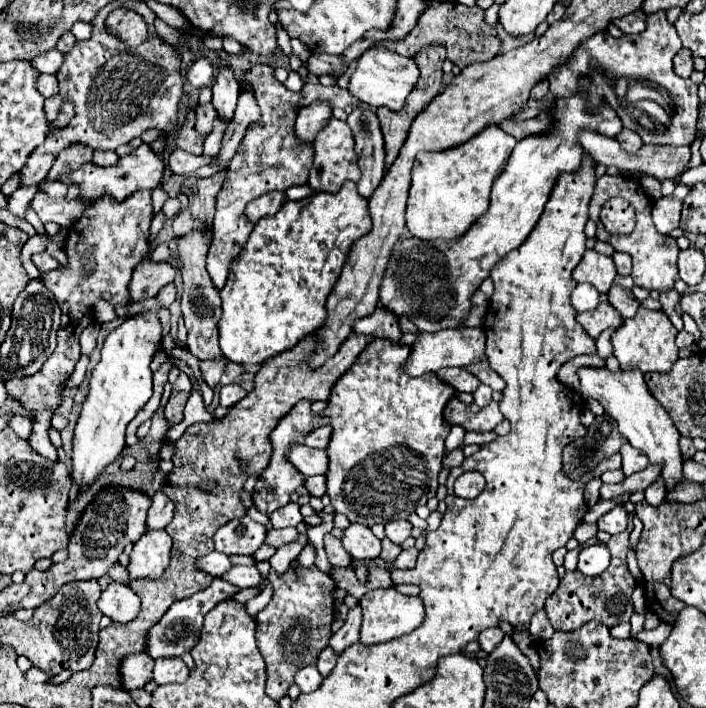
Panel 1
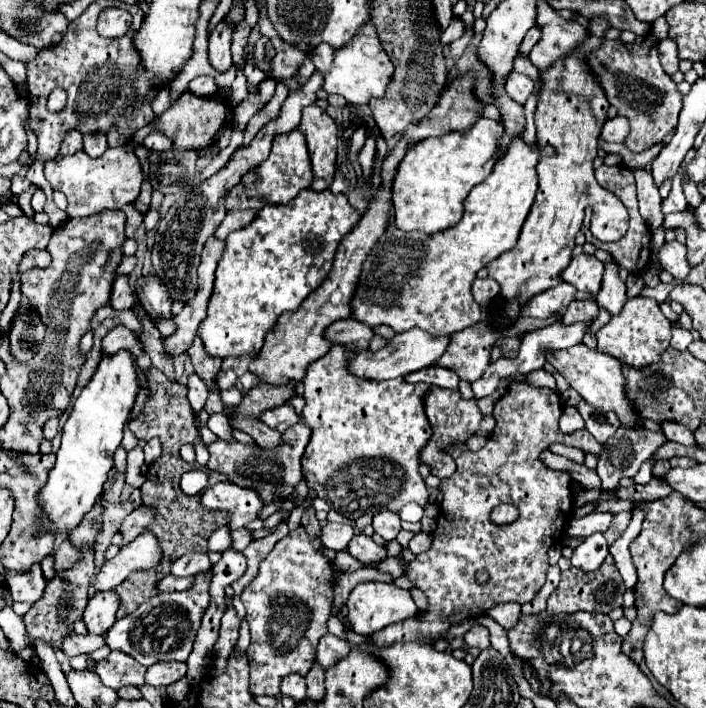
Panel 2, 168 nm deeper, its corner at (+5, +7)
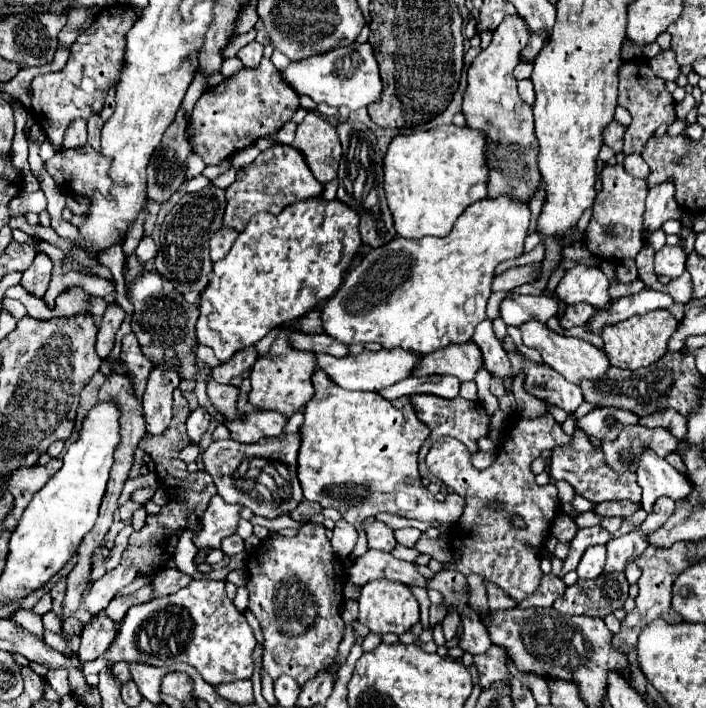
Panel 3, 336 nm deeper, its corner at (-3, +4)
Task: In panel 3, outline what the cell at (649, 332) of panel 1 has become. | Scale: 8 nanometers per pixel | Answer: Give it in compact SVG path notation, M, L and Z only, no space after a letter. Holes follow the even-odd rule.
M652 310L642 316L628 318L626 322L606 326L606 330L602 330L604 352L608 354L612 366L618 366L618 368L638 370L644 366L652 366L668 352L668 340L676 332L676 326L678 326L678 320L668 310Z

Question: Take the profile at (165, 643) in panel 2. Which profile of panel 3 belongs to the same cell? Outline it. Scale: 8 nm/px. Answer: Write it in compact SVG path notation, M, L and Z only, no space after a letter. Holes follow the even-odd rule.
M194 580L176 594L130 606L110 648L96 660L82 664L82 670L86 676L100 674L108 662L120 660L150 666L172 666L176 662L186 662L194 666L208 684L218 686L222 682L236 682L252 676L254 646L256 638L252 628L244 614L238 612L227 597L224 582Z

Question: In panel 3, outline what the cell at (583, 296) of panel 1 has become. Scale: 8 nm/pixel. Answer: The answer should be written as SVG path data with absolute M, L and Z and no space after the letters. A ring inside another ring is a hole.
M514 296L504 298L500 304L500 316L508 326L522 326L528 320L548 322L560 310L558 296Z

